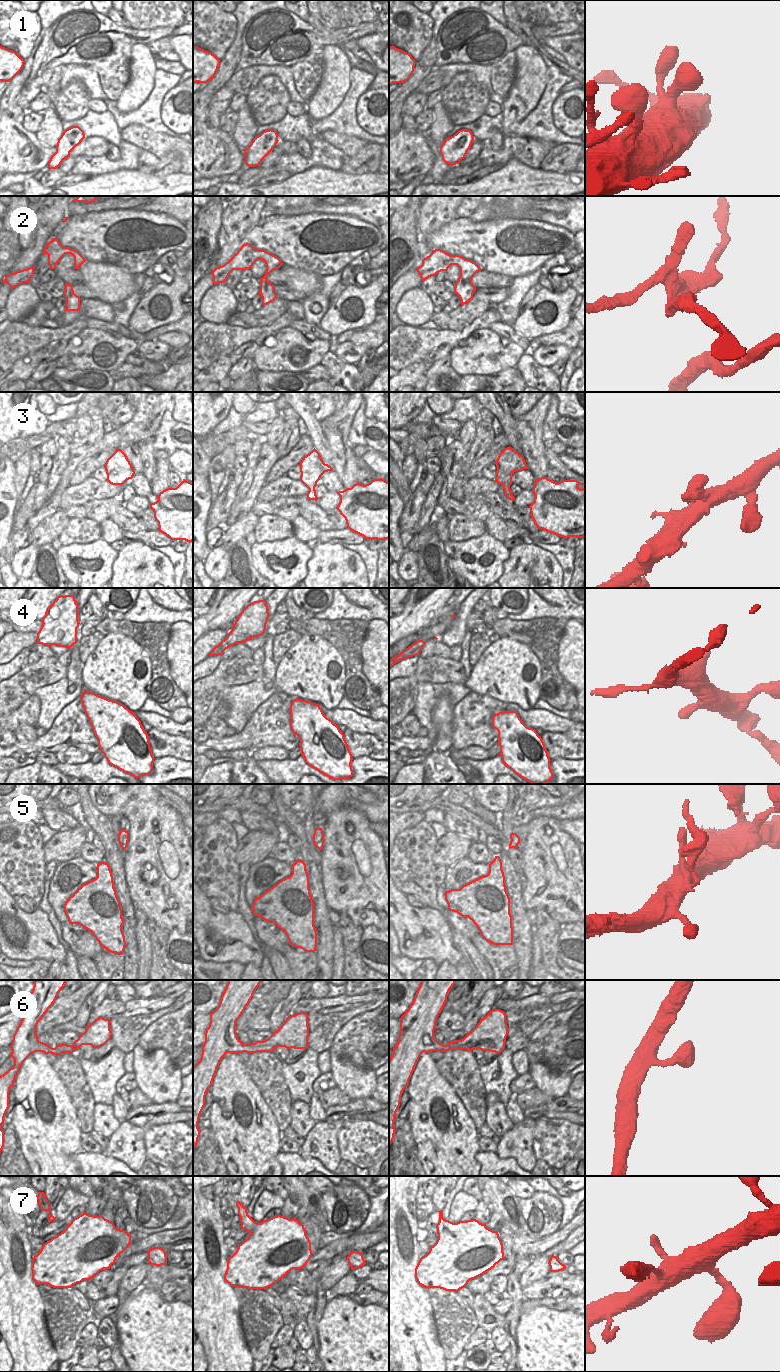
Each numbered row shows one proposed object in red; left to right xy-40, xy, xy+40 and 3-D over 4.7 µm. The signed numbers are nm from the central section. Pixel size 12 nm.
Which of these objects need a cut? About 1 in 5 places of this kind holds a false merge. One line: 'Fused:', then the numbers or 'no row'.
Fused: 5

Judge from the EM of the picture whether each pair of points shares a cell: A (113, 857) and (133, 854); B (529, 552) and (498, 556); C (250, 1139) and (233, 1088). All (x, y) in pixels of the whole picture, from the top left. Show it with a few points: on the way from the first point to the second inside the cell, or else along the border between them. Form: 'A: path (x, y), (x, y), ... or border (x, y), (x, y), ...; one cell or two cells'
A: border (122, 858), (126, 881); two cells
B: border (510, 550), (500, 577); two cells
C: path (263, 1124), (265, 1114), (258, 1102), (248, 1095); one cell

